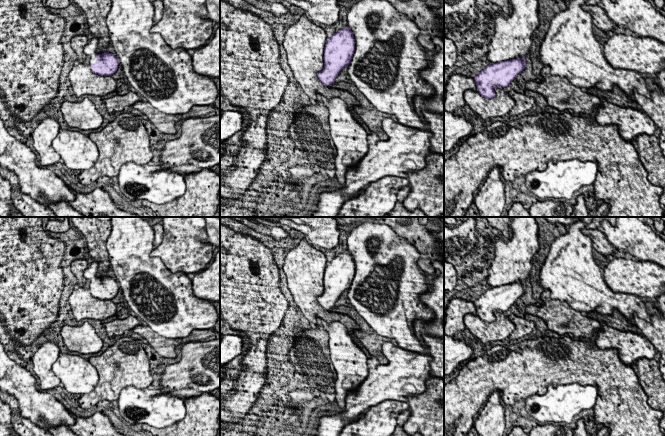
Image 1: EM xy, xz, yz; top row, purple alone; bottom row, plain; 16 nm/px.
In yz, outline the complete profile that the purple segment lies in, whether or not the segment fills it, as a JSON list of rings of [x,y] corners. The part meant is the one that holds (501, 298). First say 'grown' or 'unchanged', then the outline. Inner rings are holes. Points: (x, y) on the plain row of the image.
unchanged | [[[525,282],[491,287],[474,301],[477,315],[485,322],[494,322],[496,320],[494,313],[507,311],[525,291]]]

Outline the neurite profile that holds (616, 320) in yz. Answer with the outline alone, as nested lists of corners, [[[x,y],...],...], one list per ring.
[[[614,309],[611,315],[602,315],[596,311],[592,311],[588,314],[585,314],[590,318],[593,318],[599,322],[603,322],[606,325],[616,328],[620,331],[633,332],[638,335],[642,335],[642,332],[635,324],[630,324],[628,320],[617,310]]]

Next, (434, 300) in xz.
[[[434,260],[433,266],[440,271],[440,274],[431,281],[432,290],[421,294],[420,299],[434,312],[435,317],[428,322],[415,320],[413,324],[414,332],[424,347],[423,334],[444,338],[444,263]]]

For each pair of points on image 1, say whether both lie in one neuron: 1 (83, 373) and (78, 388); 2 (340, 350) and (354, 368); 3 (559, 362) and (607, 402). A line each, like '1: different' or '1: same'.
1: same
2: same
3: same

